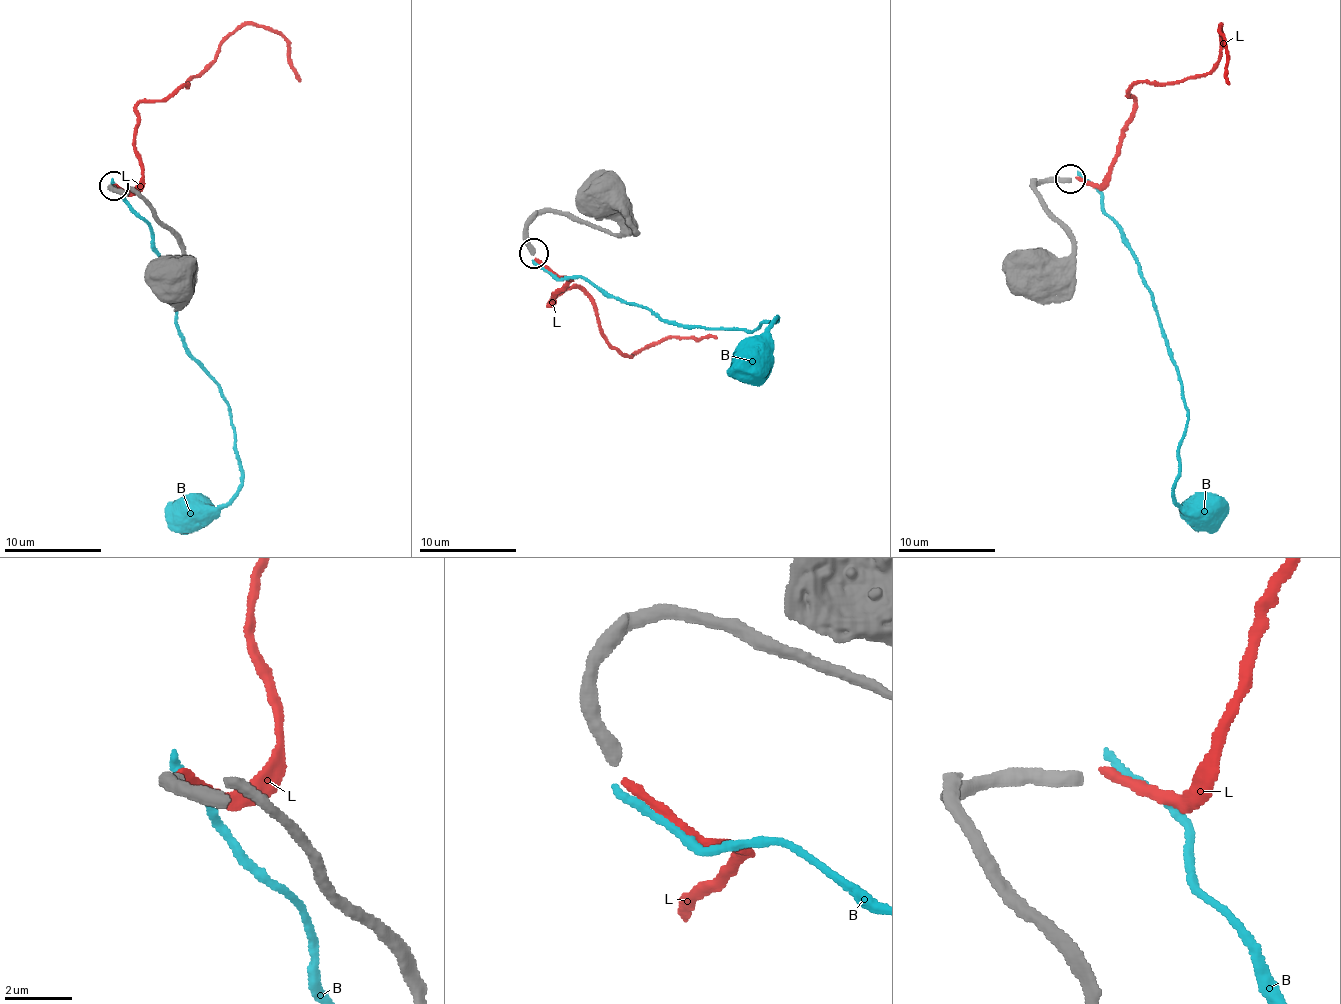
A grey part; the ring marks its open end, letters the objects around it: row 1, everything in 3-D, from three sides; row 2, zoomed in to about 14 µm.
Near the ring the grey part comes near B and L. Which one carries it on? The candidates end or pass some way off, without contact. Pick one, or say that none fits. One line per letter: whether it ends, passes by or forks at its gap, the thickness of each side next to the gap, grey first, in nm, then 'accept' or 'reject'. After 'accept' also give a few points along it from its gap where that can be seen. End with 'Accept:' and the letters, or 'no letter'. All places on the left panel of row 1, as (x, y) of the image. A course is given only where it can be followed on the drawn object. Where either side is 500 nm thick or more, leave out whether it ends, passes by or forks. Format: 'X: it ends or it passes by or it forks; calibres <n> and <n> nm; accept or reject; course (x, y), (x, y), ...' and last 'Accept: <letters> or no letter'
B: it ends; calibres 440 and 280 nm; reject
L: it ends; calibres 440 and 280 nm; reject
Accept: no letter

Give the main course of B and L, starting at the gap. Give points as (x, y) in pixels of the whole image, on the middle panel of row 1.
B: (533, 260), (557, 277), (582, 277), (676, 324), (754, 331), (778, 318), (759, 361), (749, 368)
L: (536, 257), (568, 281), (548, 303), (581, 288), (599, 329), (627, 355), (679, 336), (716, 335)

